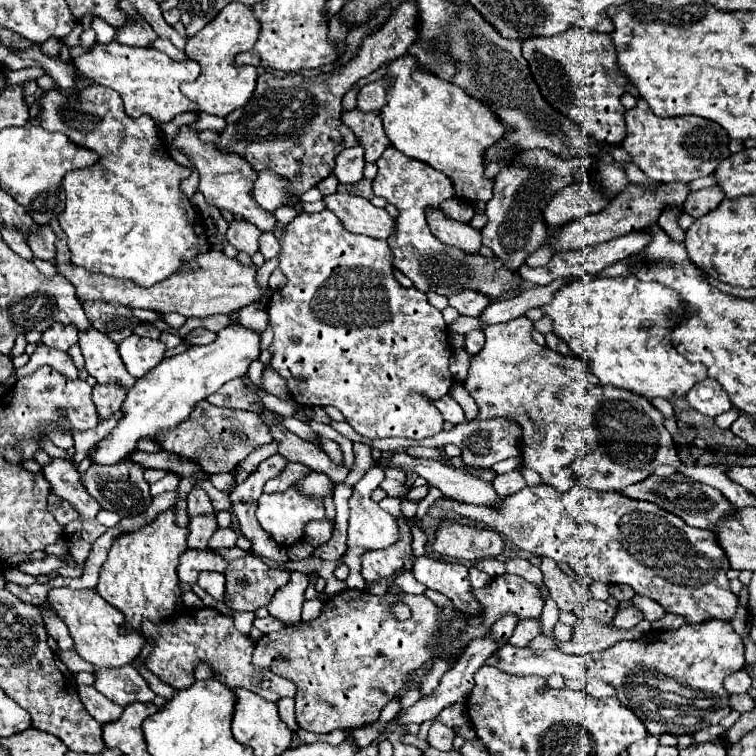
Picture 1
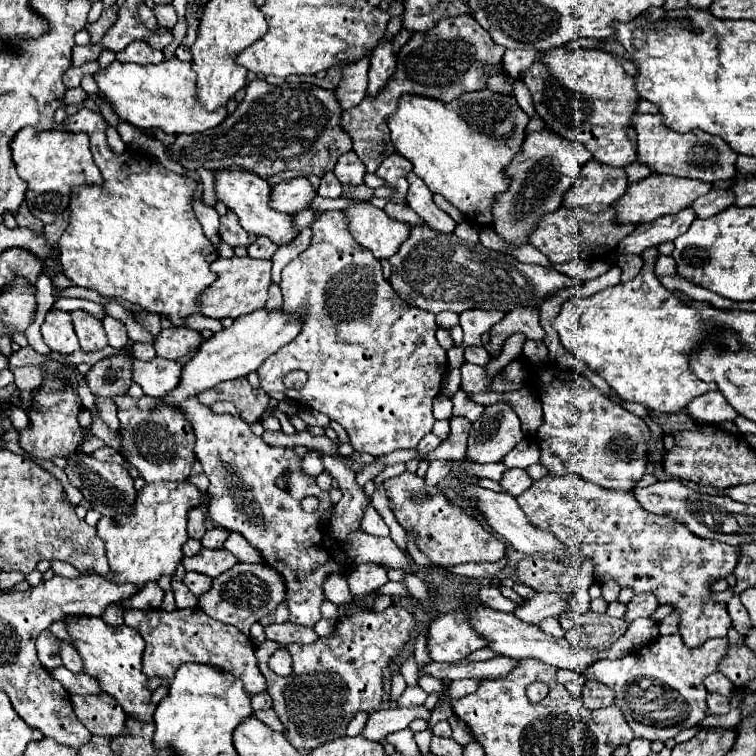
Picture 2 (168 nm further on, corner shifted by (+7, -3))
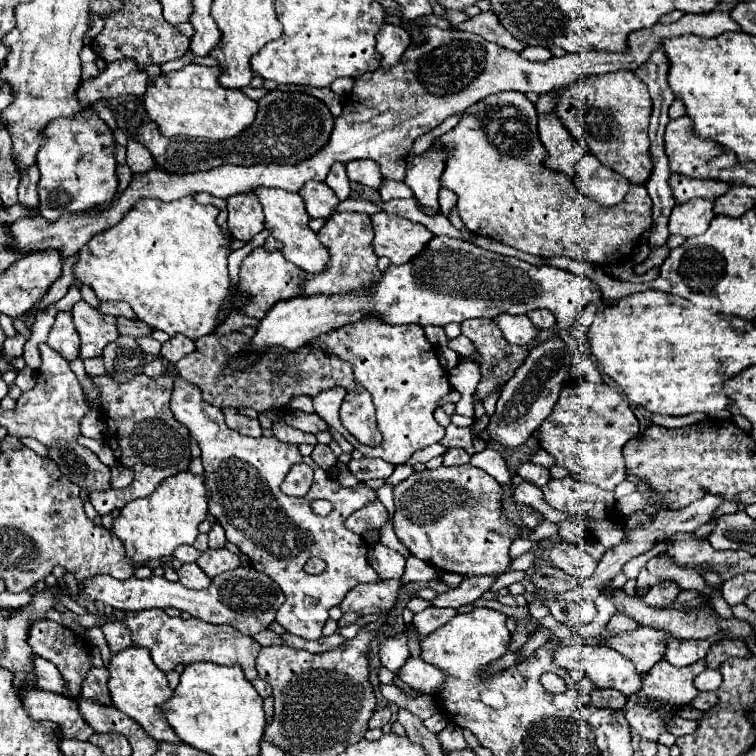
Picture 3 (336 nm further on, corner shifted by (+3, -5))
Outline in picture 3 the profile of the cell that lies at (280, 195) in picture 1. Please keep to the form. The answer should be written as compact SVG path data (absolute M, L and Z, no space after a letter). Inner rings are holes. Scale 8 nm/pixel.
M308 181L298 193L304 197L306 211L310 217L330 219L330 215L340 205L340 199L336 197L336 193L332 193L332 189L320 181Z

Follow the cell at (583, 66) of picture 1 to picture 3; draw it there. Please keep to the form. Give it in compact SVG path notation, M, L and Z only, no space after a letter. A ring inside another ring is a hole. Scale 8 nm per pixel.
M616 71L604 75L590 75L586 81L578 81L570 87L556 89L558 105L556 113L564 127L572 131L580 141L588 143L594 157L606 167L622 173L630 183L644 185L652 171L648 123L652 115L652 99L648 87L632 71Z

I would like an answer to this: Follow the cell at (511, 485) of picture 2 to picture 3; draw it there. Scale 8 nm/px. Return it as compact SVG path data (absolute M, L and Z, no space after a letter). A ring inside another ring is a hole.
M524 461L520 467L518 467L518 471L516 471L524 481L528 481L528 483L532 483L532 485L536 485L536 487L542 487L542 485L546 485L552 477L550 477L550 471L546 469L546 467L542 467L542 465L536 465L536 463L530 463L530 461Z

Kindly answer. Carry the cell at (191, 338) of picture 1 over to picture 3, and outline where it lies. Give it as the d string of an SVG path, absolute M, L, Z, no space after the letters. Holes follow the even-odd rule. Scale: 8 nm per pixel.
M174 335L174 337L170 337L170 339L162 345L160 357L162 357L164 361L168 361L168 363L176 363L176 361L180 361L184 355L192 353L194 349L196 349L196 347L194 347L194 343L192 343L188 337L184 337L184 335Z

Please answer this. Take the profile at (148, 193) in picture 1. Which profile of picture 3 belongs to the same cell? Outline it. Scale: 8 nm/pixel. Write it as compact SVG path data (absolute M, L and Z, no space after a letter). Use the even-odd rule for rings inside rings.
M182 197L174 203L162 203L158 199L138 201L134 209L126 213L120 225L114 225L98 235L94 235L84 249L78 253L78 263L74 267L76 279L94 289L100 301L124 301L132 307L134 315L148 323L152 329L166 331L170 337L182 333L188 339L214 333L218 327L220 311L230 305L232 311L240 311L242 305L250 299L238 297L238 291L232 293L232 283L228 275L228 255L230 239L222 233L216 223L218 209L214 205L198 205L192 197Z

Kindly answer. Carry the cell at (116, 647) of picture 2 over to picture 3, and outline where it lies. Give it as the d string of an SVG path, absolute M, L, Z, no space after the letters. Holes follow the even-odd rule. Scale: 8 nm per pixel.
M128 647L126 651L120 651L116 655L112 655L112 661L108 665L110 671L110 681L108 681L108 689L112 695L112 703L116 705L116 709L120 709L124 715L128 715L130 719L134 719L136 723L142 725L142 729L156 741L168 741L168 743L182 743L176 737L176 731L168 725L160 705L164 705L170 697L172 697L172 689L168 687L168 679L166 673L160 671L148 649L144 647Z

